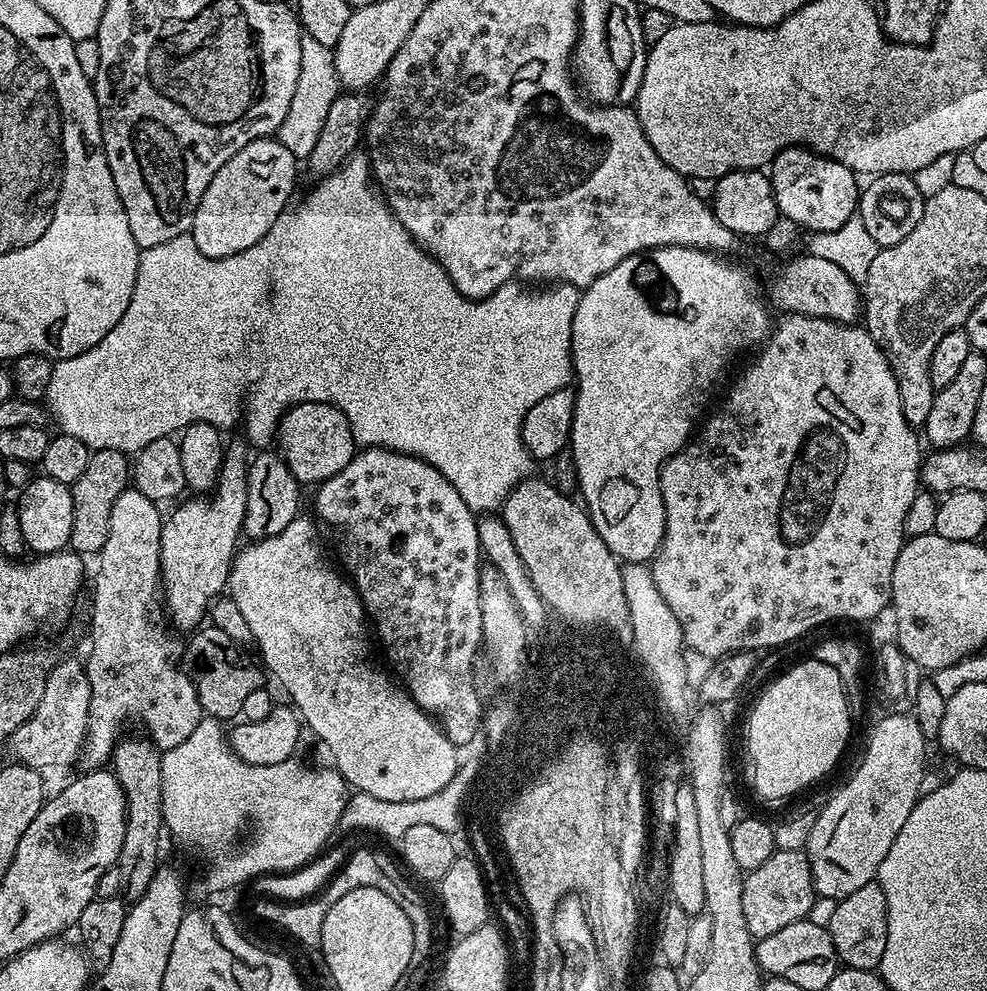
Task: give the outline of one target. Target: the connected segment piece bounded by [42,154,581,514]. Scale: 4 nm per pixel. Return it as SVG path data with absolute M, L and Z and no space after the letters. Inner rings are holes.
M353 154L349 156L339 168L327 173L321 180L324 181L297 208L292 206L285 210L274 222L274 226L270 226L270 230L259 242L246 250L242 250L238 254L230 254L226 258L210 258L206 254L202 254L202 250L198 250L198 246L194 246L194 238L190 234L185 234L178 238L170 238L170 242L161 242L158 246L150 246L143 249L136 261L136 281L134 282L134 290L130 294L130 306L126 306L126 314L122 314L122 318L118 318L118 326L114 326L114 330L110 330L110 334L106 334L106 338L102 338L102 342L98 342L98 346L94 346L74 358L66 358L65 360L58 360L53 363L50 386L46 386L46 392L42 401L47 415L51 419L52 416L56 419L57 429L60 432L70 434L70 438L79 438L81 442L86 442L88 448L93 450L118 450L125 454L135 454L141 452L146 446L150 446L150 442L154 442L158 438L166 438L167 436L175 437L177 434L183 432L184 429L189 428L190 425L197 424L198 422L206 422L215 428L227 430L227 428L235 426L236 419L243 412L245 432L243 435L246 437L247 443L249 445L260 444L256 446L268 446L271 445L268 444L271 440L273 443L274 437L277 435L281 416L288 409L293 408L295 404L301 404L302 402L333 404L335 408L342 410L342 414L348 416L348 420L352 423L352 437L356 439L357 445L365 448L389 448L391 452L401 452L407 456L416 456L420 460L425 460L430 466L434 466L434 470L438 470L438 474L442 474L442 478L446 478L446 482L450 482L450 486L454 486L454 490L458 490L458 494L462 494L462 502L466 502L466 506L470 506L473 514L492 514L497 510L503 509L505 498L514 491L516 485L521 480L527 480L533 475L532 467L534 467L534 461L531 454L524 448L524 443L520 437L520 431L522 430L522 424L526 418L528 409L538 402L542 402L542 398L546 398L546 394L554 394L558 390L569 387L570 381L573 379L572 327L574 326L574 310L578 310L581 289L576 288L573 284L558 284L545 287L548 288L545 292L531 292L528 289L531 287L525 286L520 282L513 282L502 285L495 294L487 296L484 300L468 300L456 289L454 282L450 282L446 270L442 270L439 262L417 244L416 239L404 229L402 222L398 222L396 215L389 210L388 205L374 191L374 184L370 179L370 165L367 155Z

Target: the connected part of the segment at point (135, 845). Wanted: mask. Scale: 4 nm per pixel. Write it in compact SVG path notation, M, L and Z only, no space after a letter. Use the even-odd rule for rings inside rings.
M147 739L128 740L117 747L110 761L126 798L126 830L122 838L122 850L115 867L122 870L120 891L125 901L137 900L150 886L157 868L161 867L160 832L162 833L162 766L161 749Z

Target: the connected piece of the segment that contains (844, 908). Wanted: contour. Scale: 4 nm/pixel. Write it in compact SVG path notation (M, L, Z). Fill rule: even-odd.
M879 882L854 890L854 894L835 901L833 908L836 909L826 919L826 927L834 942L837 961L845 968L857 968L867 972L879 969L882 953L886 951L888 933L886 894Z

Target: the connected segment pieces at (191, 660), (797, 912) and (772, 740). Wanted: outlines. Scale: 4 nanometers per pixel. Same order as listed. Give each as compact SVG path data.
M211 626L193 631L182 648L182 667L198 690L198 702L204 716L227 722L240 716L242 705L251 692L265 687L265 673L259 663L251 664L245 653L222 630Z
M803 851L798 852L776 852L758 870L747 873L742 886L742 915L746 917L746 930L750 930L753 941L766 938L784 927L790 926L794 922L805 919L812 908L812 903L817 903L818 897L814 878L810 870L810 862Z
M815 658L794 665L761 694L760 701L748 716L748 756L752 759L752 784L757 794L768 800L780 800L822 779L839 762L848 744L852 724L854 720L848 714L848 699L842 678L838 678L838 670Z

